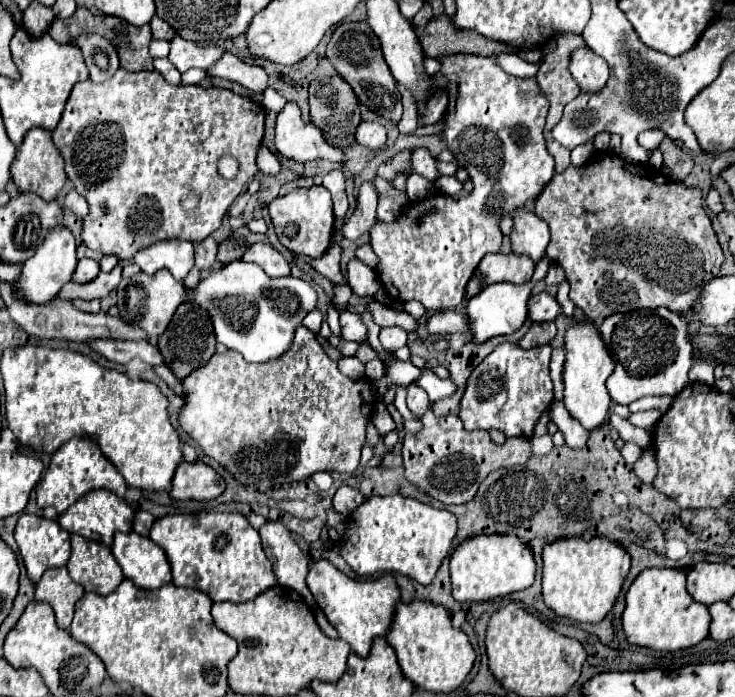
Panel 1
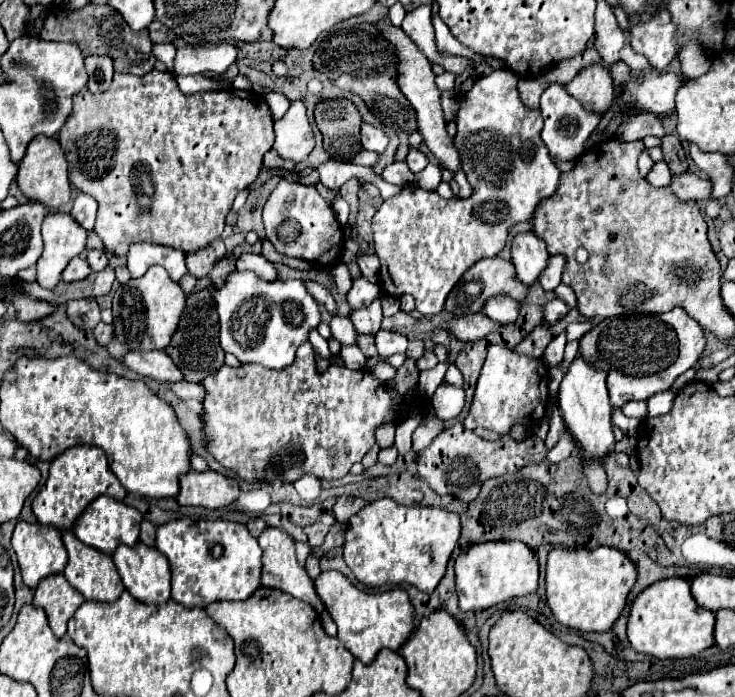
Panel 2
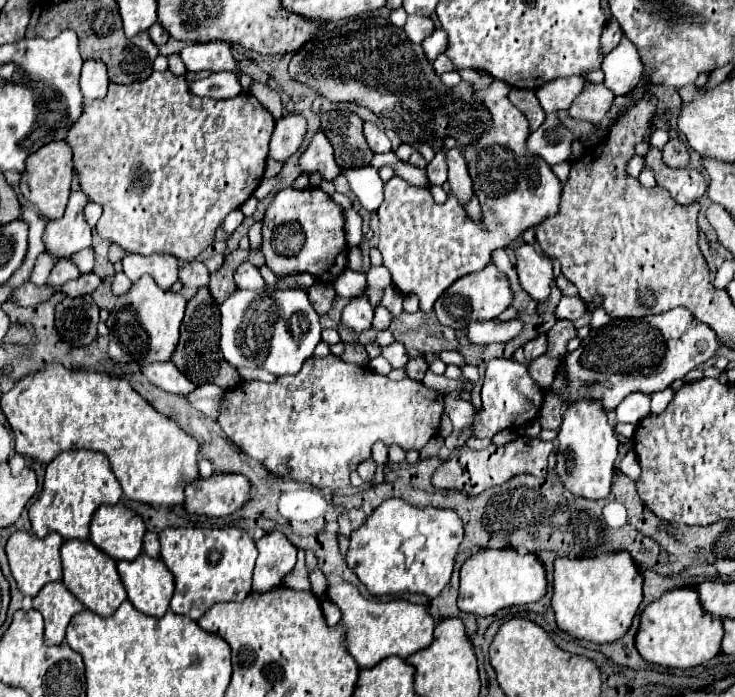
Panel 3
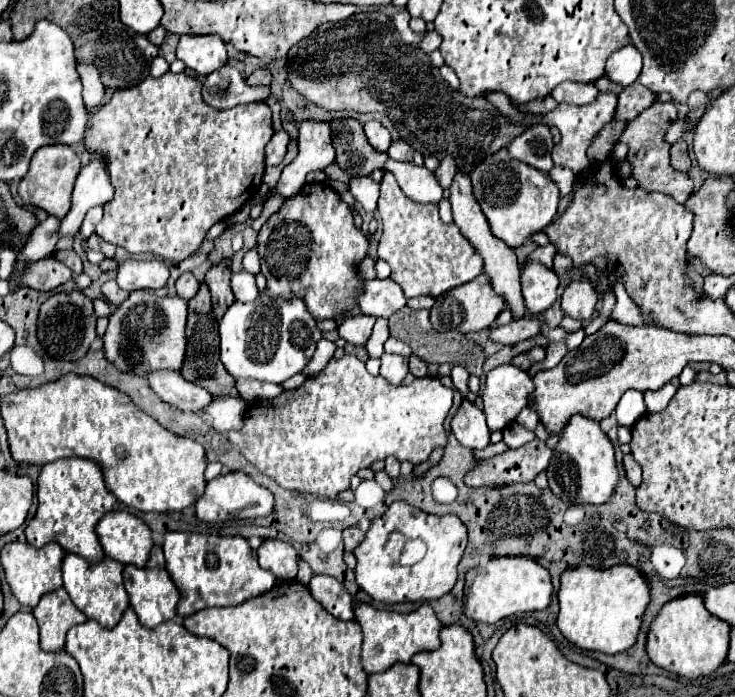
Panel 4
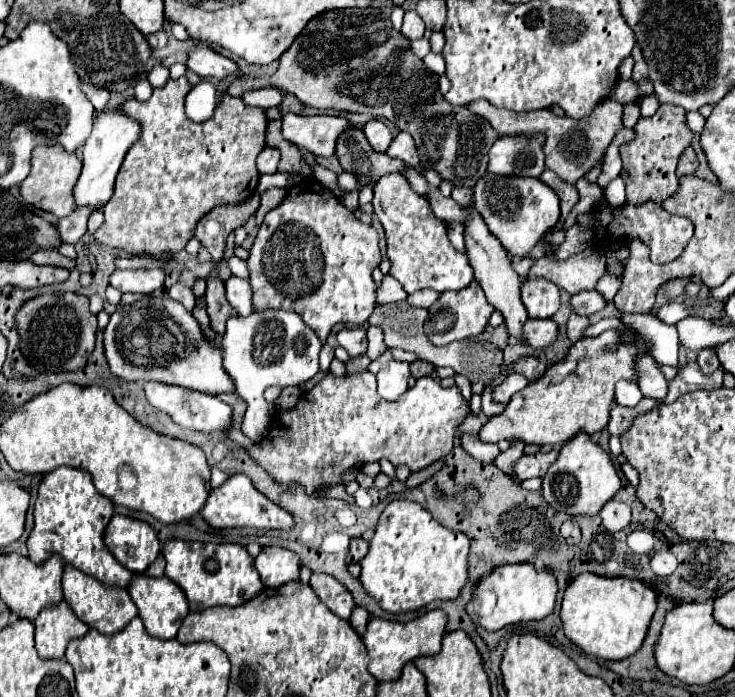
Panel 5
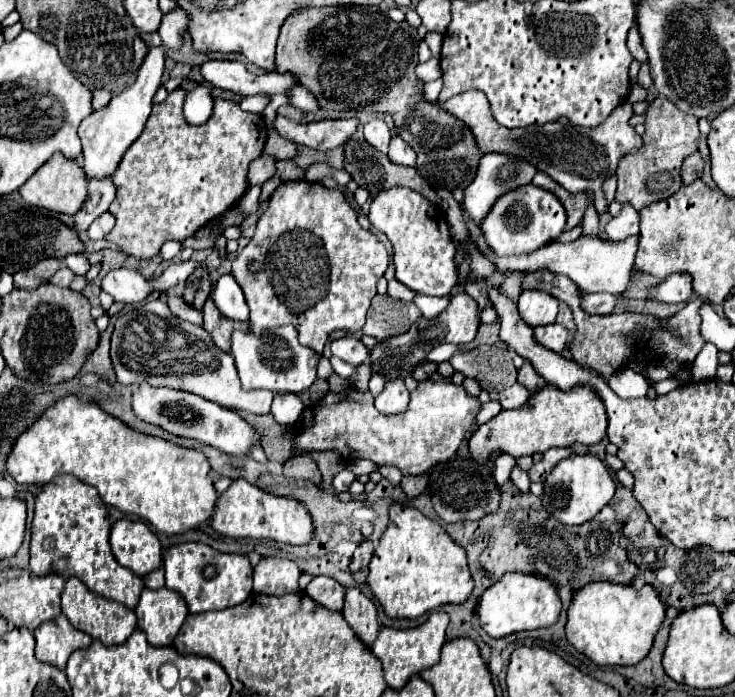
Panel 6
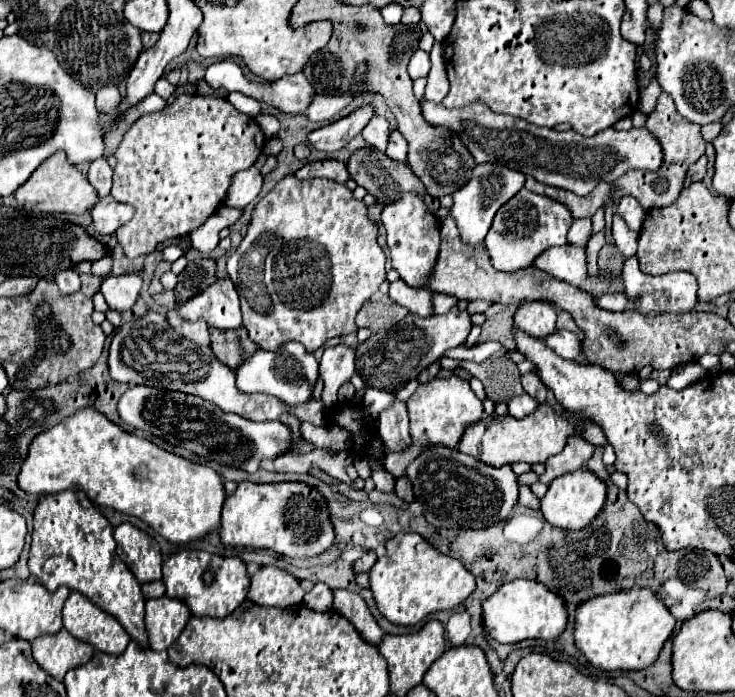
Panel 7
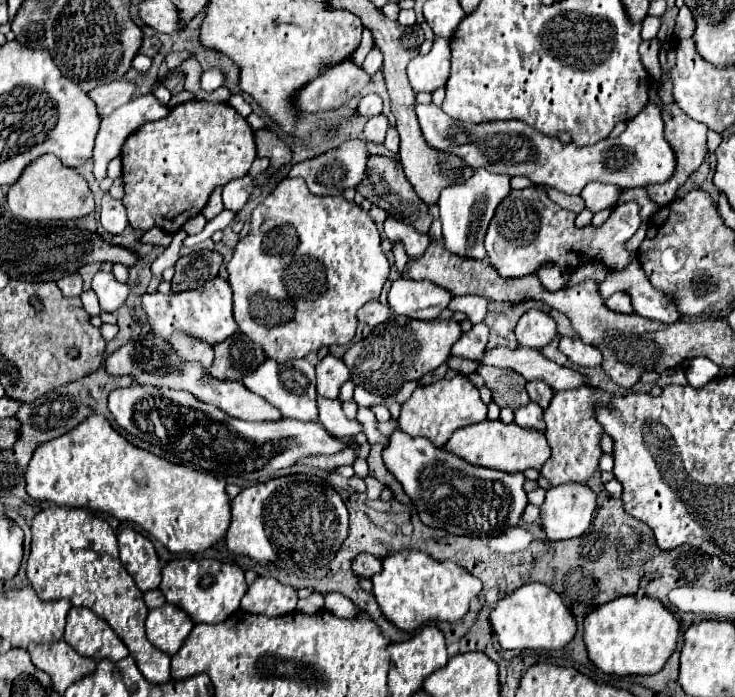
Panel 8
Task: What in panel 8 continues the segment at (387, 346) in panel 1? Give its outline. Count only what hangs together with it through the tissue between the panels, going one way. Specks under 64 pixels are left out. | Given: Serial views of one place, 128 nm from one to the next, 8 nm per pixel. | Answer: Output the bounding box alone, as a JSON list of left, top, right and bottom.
[384,430,528,536]

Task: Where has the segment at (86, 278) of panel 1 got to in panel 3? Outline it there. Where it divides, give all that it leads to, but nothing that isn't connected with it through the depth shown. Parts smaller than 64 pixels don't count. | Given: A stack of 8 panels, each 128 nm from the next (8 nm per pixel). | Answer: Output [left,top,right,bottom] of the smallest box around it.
[46,258,80,288]

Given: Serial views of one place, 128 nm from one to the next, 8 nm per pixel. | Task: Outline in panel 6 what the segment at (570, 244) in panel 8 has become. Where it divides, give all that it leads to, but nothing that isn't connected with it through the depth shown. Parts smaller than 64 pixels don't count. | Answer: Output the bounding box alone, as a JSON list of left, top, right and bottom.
[480,184,640,256]

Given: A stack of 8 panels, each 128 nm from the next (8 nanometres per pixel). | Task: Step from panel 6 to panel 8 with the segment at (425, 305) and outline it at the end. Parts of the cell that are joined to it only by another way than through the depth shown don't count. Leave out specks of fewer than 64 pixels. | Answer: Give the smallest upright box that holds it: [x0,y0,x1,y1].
[448,296,488,324]

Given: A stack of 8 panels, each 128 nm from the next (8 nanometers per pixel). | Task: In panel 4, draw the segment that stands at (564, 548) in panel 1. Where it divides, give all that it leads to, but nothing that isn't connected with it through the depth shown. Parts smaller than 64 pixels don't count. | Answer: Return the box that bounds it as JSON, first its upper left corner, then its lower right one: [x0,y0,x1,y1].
[556,564,650,656]

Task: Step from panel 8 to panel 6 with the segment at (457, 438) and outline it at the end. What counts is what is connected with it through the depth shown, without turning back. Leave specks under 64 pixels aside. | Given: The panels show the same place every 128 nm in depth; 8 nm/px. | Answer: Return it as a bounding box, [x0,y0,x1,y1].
[468,386,606,462]

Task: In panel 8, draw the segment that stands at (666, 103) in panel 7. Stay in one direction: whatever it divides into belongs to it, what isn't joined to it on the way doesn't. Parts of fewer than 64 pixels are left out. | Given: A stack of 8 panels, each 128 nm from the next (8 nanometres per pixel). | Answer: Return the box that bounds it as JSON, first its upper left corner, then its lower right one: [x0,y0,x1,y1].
[646,104,708,206]

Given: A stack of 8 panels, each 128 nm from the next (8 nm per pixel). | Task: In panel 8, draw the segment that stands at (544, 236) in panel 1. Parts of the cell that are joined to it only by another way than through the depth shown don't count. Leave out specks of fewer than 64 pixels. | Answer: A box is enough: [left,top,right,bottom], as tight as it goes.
[516,310,556,350]

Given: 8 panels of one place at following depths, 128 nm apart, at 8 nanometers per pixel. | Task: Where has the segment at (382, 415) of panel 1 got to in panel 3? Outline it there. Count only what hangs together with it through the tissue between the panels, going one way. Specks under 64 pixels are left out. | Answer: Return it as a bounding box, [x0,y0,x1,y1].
[372,442,388,466]

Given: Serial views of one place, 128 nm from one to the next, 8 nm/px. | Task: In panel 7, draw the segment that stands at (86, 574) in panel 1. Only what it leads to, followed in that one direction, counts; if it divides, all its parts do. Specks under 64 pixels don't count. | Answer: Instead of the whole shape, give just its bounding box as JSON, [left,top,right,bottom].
[64,592,130,656]

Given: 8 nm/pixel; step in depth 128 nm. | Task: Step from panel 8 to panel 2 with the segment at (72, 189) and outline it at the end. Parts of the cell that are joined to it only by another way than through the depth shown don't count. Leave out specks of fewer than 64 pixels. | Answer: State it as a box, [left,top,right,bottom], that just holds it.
[16,138,70,210]

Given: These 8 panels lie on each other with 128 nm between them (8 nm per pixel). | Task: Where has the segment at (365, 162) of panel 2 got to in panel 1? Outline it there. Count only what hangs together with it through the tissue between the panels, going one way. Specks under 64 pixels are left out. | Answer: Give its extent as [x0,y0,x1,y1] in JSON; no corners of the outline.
[274,102,346,164]

